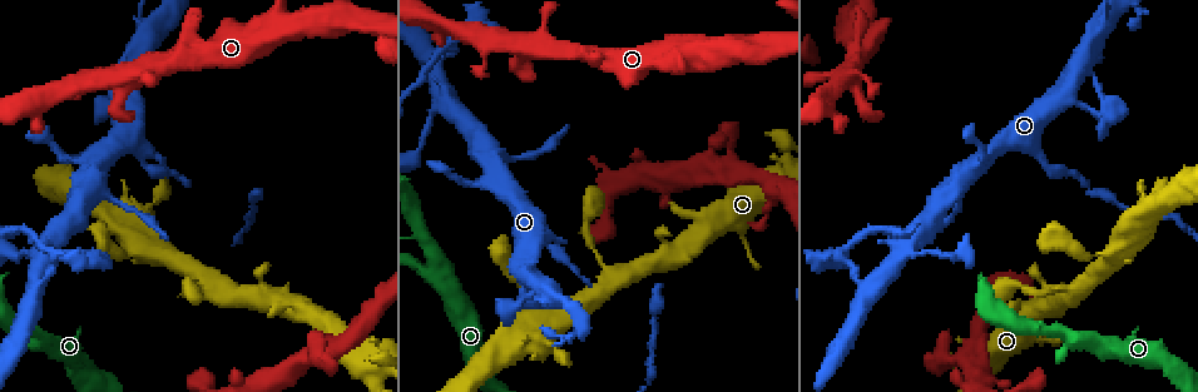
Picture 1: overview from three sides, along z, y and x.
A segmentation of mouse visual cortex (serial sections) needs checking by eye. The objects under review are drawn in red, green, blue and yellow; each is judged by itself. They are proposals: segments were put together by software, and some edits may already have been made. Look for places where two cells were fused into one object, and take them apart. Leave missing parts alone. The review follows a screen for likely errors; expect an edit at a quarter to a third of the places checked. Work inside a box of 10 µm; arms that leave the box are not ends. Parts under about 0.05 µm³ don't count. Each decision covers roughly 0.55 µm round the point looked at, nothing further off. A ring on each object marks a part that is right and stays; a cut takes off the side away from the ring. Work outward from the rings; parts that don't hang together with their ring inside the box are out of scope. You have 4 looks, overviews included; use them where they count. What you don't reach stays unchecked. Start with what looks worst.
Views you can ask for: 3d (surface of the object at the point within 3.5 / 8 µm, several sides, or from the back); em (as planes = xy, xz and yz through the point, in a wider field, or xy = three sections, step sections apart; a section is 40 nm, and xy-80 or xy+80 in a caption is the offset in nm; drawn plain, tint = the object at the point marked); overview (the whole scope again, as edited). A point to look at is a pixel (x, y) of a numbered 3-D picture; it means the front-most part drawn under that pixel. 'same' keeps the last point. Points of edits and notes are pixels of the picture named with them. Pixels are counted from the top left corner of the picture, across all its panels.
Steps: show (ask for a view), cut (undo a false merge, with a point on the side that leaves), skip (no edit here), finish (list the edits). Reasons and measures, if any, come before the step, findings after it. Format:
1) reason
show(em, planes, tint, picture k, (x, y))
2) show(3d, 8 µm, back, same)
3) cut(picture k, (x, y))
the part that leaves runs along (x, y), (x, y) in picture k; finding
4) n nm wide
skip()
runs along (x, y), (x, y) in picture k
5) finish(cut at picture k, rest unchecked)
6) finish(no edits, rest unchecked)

narrows sharply
show(3d, 3.5 µm, picture 1, (1078, 340))

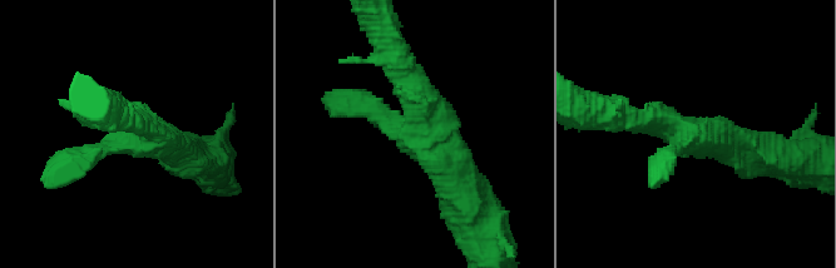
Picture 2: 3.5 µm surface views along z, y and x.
3 arms; arms of 200, 300, 400 nm; shape alone is not enough
show(em, xy, step 2, tint, picture 2, (428, 139))

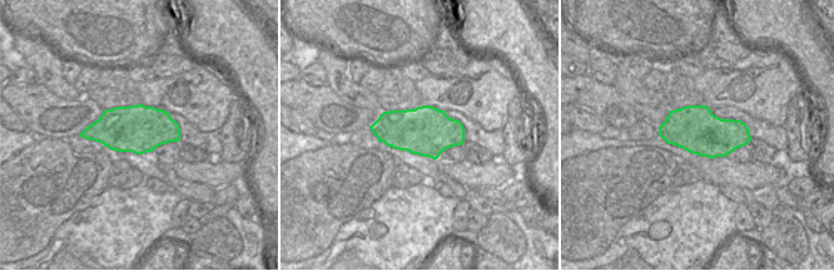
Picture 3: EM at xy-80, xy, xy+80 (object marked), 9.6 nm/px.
skip()
runs along (470, 206), (401, 68) in picture 2; continuous, no second cell

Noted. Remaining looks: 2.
thick turns thin
show(em, planes, tint, picture 1, (374, 365))

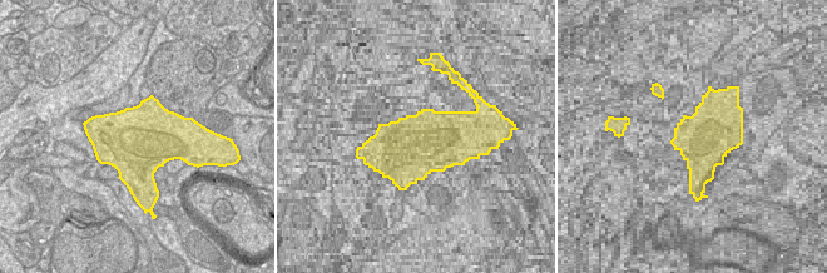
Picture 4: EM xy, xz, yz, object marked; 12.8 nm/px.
show(3d, 3.5 µm, same)

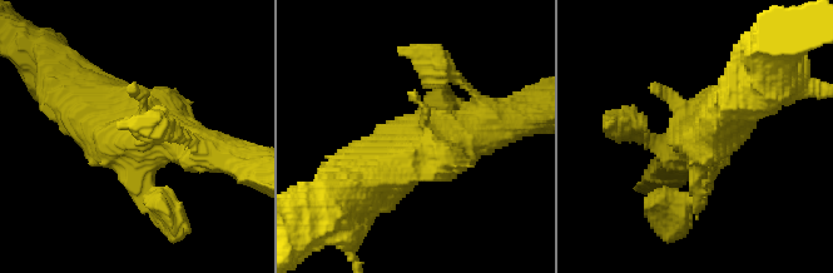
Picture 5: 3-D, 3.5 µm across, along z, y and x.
900 nm wide
skip()
runs along (69, 89), (138, 143), (162, 200) in picture 5; continuous, no second cell

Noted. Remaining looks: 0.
finish(no edits, rest unchecked)

